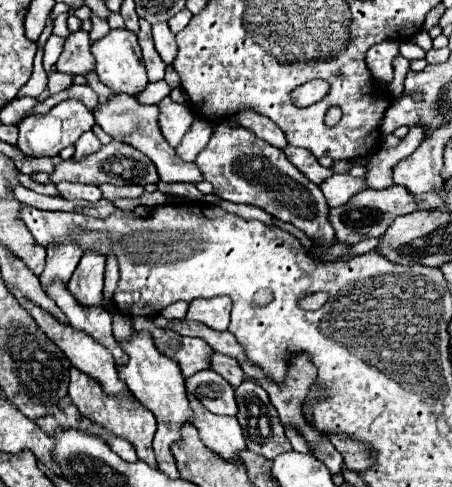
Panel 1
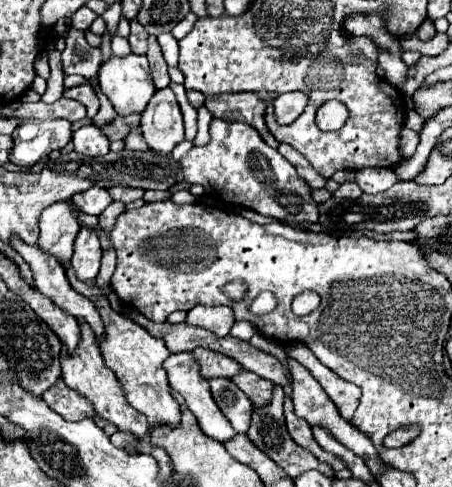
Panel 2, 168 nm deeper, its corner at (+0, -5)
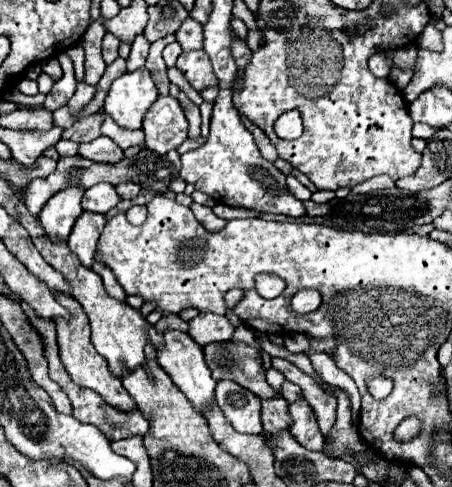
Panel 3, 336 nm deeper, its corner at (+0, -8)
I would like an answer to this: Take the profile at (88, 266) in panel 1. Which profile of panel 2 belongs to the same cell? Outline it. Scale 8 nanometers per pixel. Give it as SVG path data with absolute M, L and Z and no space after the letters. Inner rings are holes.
M81 227L75 239L75 255L71 259L75 277L79 281L93 281L101 267L101 255L103 255L103 249L99 245L97 235L91 229Z

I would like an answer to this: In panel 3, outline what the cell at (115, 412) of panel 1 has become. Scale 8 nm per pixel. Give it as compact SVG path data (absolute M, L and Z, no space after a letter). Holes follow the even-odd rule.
M53 292L53 296L55 296L55 300L59 300L59 304L63 304L63 308L67 308L67 312L71 312L71 320L55 320L55 324L57 324L57 344L59 344L59 352L61 352L61 362L65 364L73 382L77 382L79 386L95 390L97 394L101 394L107 400L107 404L111 404L117 410L123 410L123 412L135 410L135 402L127 394L127 390L121 386L121 378L111 376L107 362L93 348L91 332L89 332L89 320L87 320L87 314L83 312L83 308L79 312L79 302L73 296L67 296L65 292Z

